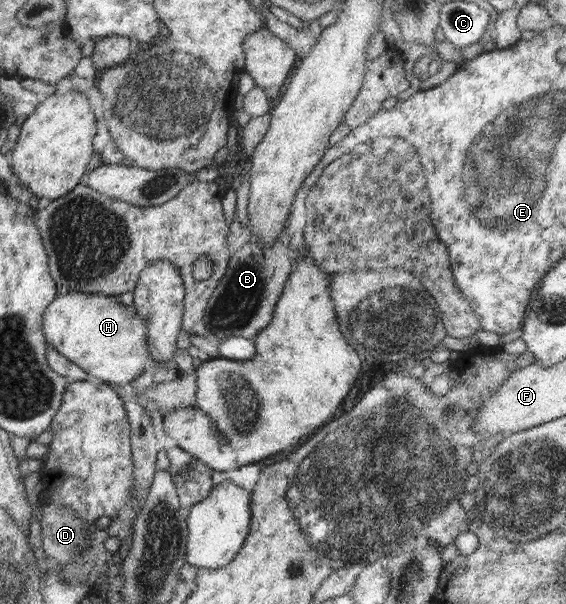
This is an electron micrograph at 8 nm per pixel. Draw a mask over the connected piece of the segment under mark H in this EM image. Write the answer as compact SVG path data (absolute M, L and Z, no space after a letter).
M58 294L43 314L42 329L48 346L80 366L95 381L129 387L131 380L151 364L146 323L133 306L119 303L117 296Z

